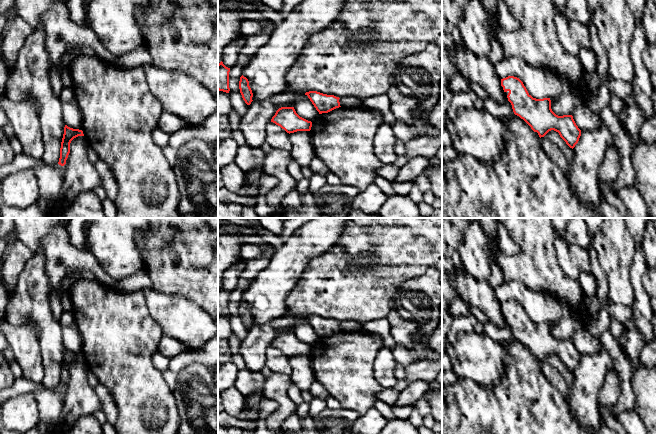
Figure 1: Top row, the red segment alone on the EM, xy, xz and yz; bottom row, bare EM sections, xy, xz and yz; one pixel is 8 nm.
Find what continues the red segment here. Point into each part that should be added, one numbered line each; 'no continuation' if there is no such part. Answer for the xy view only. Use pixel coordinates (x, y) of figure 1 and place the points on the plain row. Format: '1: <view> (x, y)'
no continuation

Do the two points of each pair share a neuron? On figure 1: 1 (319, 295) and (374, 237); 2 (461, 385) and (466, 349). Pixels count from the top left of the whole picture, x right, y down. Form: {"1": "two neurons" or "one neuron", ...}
{"1": "one neuron", "2": "two neurons"}

